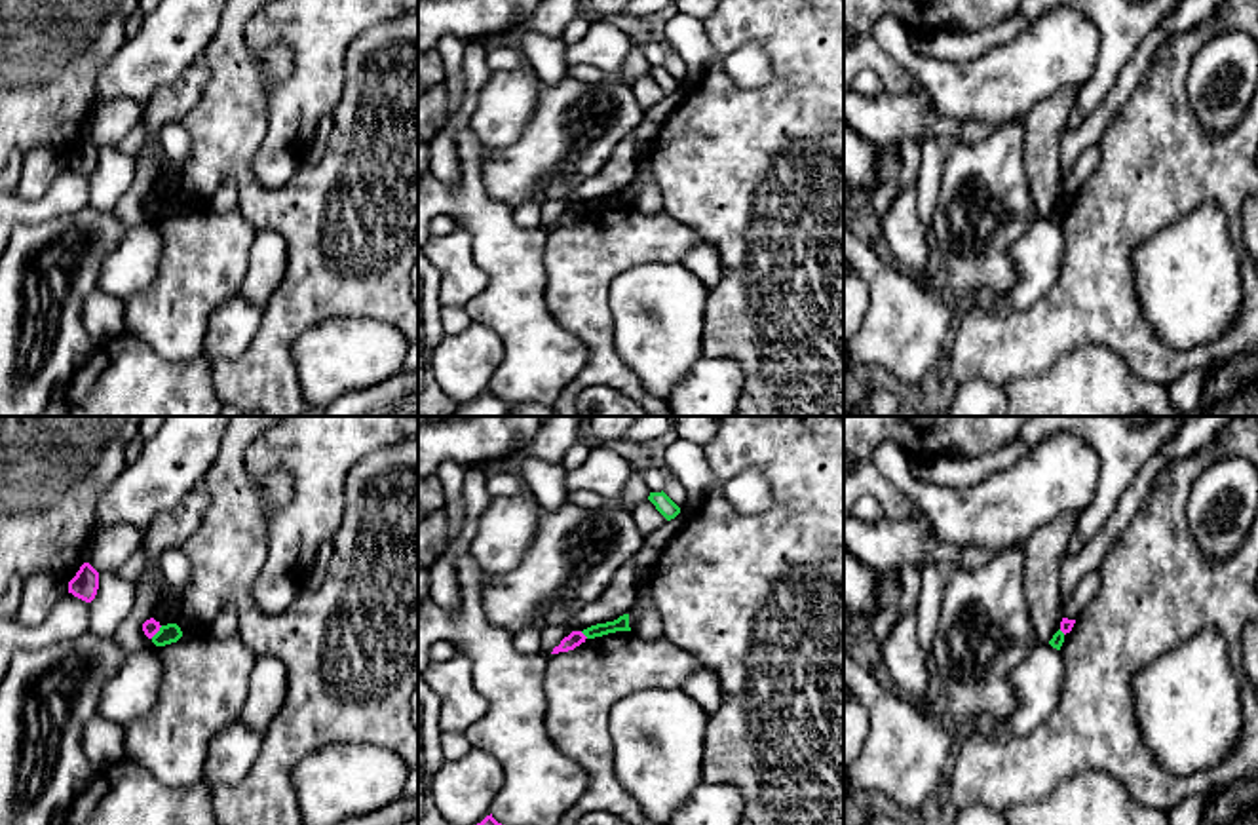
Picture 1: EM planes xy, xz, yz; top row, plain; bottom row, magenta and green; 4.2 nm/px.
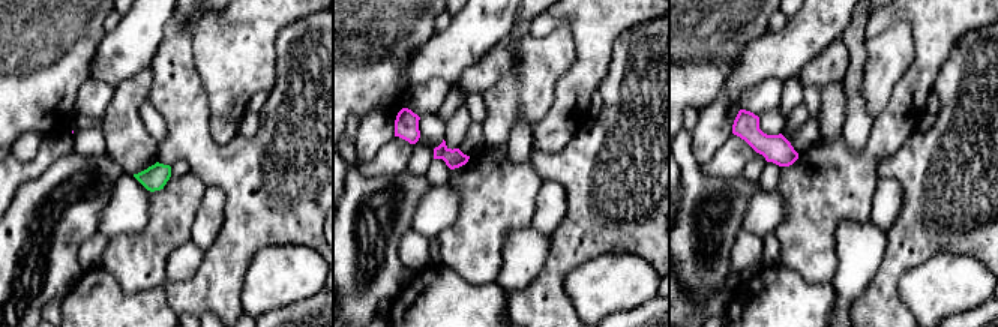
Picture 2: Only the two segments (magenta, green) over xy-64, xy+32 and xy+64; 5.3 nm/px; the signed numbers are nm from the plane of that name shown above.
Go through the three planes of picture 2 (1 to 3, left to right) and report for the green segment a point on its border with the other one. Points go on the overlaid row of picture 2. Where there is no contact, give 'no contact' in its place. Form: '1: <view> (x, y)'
1: no contact
2: no contact
3: no contact

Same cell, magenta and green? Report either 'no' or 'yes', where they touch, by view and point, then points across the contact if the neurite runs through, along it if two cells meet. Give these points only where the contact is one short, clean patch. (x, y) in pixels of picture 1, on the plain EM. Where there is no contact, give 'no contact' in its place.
no; meets magenta in xy at (156, 206); border along xy (162, 200), (151, 211)

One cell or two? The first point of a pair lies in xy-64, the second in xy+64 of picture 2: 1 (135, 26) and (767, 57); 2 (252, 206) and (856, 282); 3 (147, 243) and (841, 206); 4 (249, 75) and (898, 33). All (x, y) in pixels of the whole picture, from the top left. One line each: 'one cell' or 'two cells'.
1: one cell
2: two cells
3: one cell
4: two cells

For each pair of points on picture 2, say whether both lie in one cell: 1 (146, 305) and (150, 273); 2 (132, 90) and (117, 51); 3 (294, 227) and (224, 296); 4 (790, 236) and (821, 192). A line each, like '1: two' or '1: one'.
1: two
2: two
3: one
4: one

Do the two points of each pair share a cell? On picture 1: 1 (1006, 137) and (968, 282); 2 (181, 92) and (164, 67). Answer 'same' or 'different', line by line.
1: same
2: different

